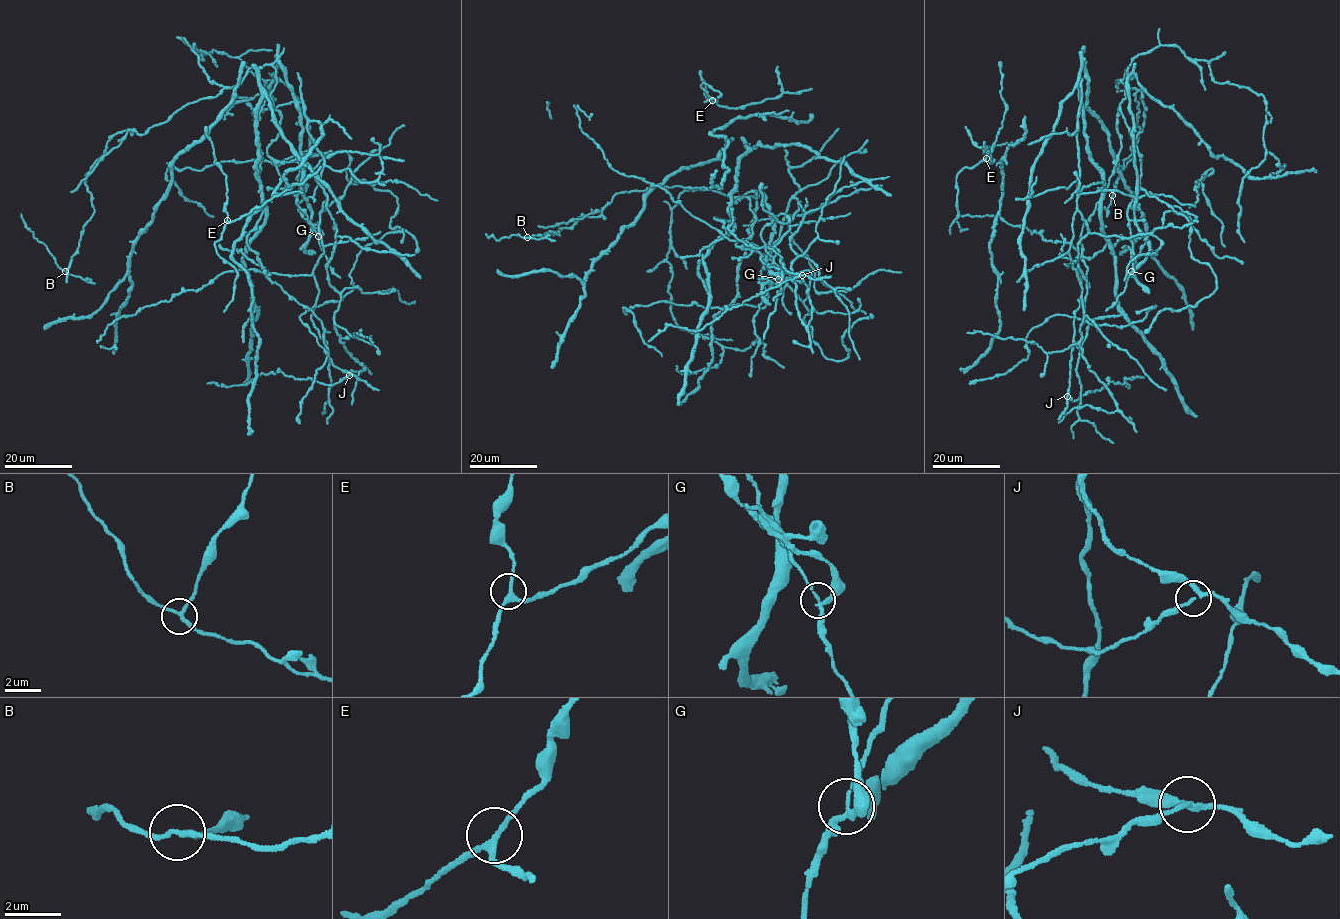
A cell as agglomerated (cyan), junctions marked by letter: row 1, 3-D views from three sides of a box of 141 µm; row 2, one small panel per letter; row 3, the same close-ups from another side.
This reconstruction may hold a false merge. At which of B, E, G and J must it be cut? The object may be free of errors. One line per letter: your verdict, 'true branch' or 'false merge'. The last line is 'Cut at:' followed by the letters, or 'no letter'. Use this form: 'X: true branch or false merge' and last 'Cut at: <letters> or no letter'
B: true branch
E: true branch
G: true branch
J: false merge
Cut at: J

